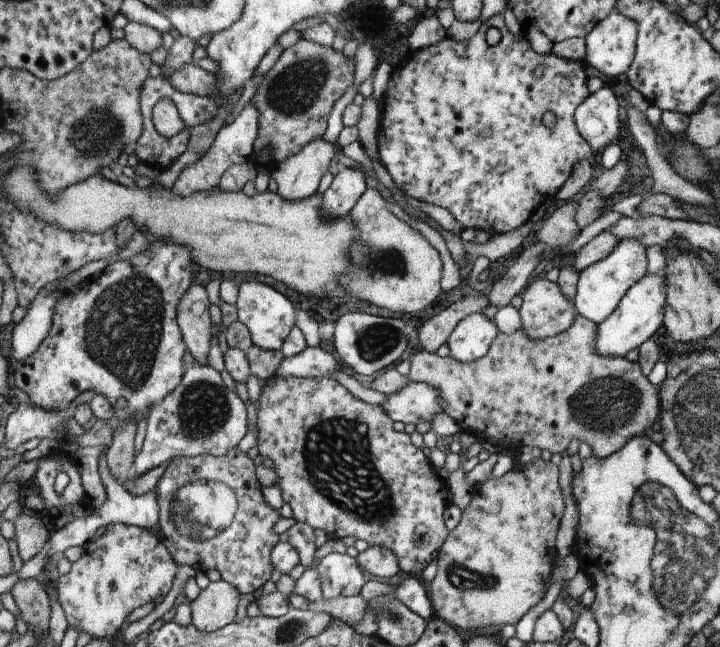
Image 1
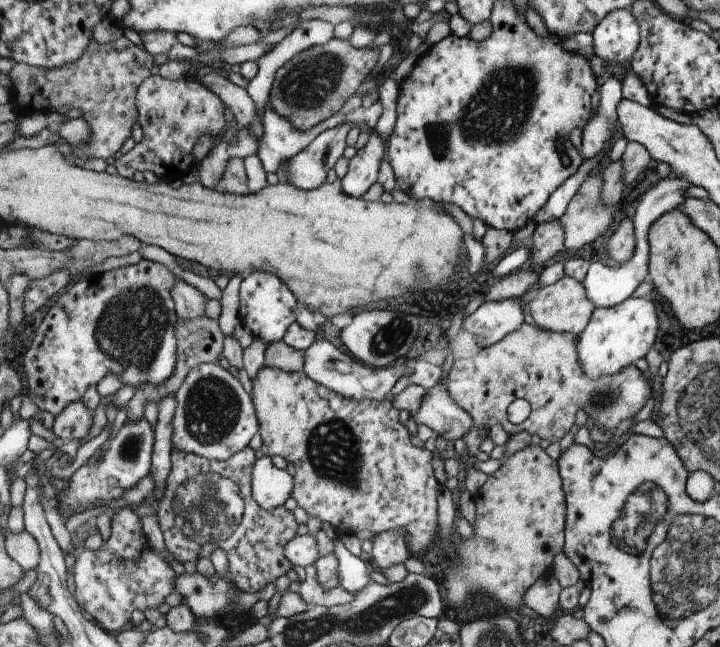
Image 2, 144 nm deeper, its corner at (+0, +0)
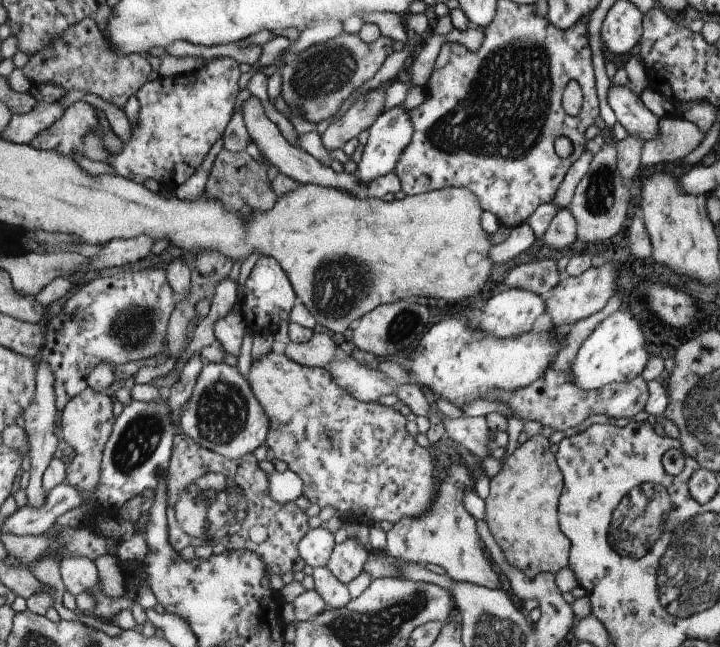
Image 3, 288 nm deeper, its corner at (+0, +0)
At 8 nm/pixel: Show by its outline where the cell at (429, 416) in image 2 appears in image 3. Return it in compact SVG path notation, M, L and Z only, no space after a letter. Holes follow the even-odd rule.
M441 416L443 430L461 448L467 448L475 458L487 458L493 452L493 440L489 440L489 426L485 418L445 418Z

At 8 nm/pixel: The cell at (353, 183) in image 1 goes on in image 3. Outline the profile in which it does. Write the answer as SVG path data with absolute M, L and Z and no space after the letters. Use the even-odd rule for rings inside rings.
M401 106L387 110L383 116L377 118L373 128L369 130L369 142L365 144L363 158L357 164L357 176L369 186L373 180L387 176L387 174L393 174L397 170L397 160L399 160L401 152L409 146L411 138L413 138L413 122L411 122L409 110L405 110Z

